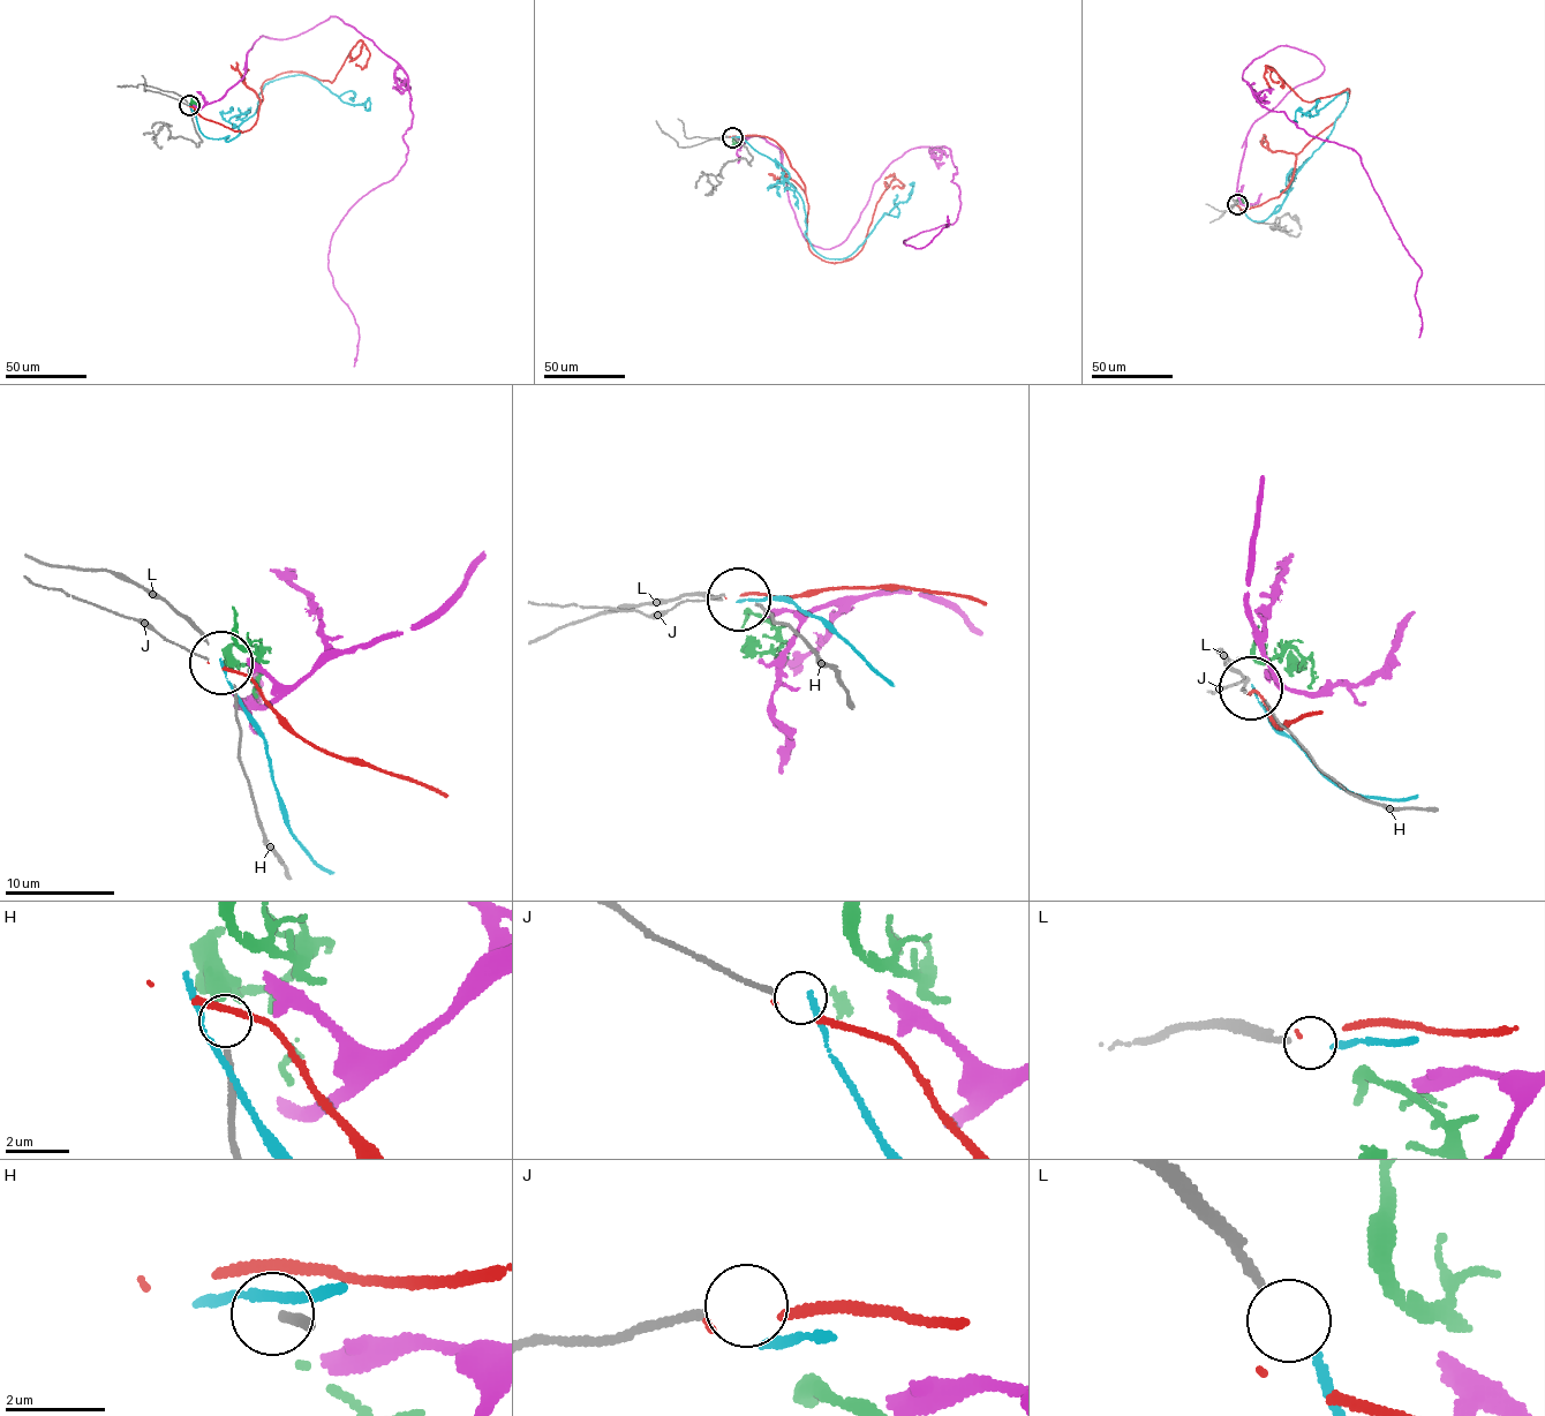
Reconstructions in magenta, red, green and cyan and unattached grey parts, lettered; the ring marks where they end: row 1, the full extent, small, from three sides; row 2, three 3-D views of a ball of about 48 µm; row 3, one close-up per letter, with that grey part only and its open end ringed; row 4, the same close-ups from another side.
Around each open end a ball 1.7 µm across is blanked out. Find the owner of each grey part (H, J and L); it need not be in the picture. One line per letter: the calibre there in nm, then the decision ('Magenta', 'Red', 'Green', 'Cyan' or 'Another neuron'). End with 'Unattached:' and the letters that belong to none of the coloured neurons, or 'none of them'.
H: Thickness 180 nm. Another neuron
J: Thickness 170 nm. Another neuron
L: Thickness 180 nm. Cyan
Unattached: H, J

